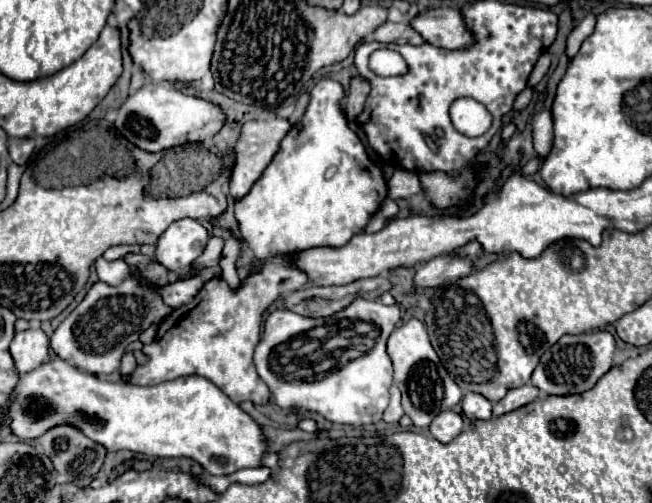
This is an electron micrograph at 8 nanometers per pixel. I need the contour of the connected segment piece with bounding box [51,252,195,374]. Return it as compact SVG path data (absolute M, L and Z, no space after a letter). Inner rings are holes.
M127 252L123 260L129 266L127 278L119 286L109 286L105 282L95 282L85 298L79 302L79 306L59 324L59 328L51 336L51 348L57 356L63 360L73 362L77 368L89 372L89 374L111 374L119 368L123 354L129 350L133 342L139 340L141 332L145 332L153 324L161 324L173 308L167 306L157 292L159 286L167 286L177 280L187 280L195 268L183 268L183 270L169 270L157 258L145 256L141 252ZM139 276L145 280L139 282Z

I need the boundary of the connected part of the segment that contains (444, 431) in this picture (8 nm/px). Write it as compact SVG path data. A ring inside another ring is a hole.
M445 410L439 416L435 416L435 420L429 426L429 432L439 442L451 442L455 436L461 434L461 430L463 430L461 426L463 426L461 414L453 412L453 410Z

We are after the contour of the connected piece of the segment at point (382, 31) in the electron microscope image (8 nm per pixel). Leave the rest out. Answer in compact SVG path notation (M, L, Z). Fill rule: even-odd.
M385 22L381 26L375 28L375 32L371 34L373 40L377 42L395 42L395 44L423 44L421 36L417 36L417 32L413 32L413 28L409 28L409 24L393 24L393 22Z

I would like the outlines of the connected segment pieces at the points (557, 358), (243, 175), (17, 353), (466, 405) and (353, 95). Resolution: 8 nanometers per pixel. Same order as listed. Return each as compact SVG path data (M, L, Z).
M601 330L601 332L583 332L577 336L561 336L539 360L537 368L533 370L531 384L537 386L545 394L577 394L593 388L593 384L609 372L613 366L613 352L615 352L615 338Z
M271 118L271 120L251 120L247 124L243 124L241 128L241 136L233 148L235 152L235 162L233 162L233 170L231 170L231 178L229 178L229 192L235 200L243 198L249 188L255 184L255 180L261 176L261 172L267 168L269 160L273 160L273 156L277 154L277 148L281 144L281 140L285 138L285 134L289 132L291 124L283 118Z
M41 328L17 332L11 342L11 356L21 374L41 366L49 358L49 338Z
M477 392L465 394L465 398L461 400L461 404L463 404L463 414L469 420L489 420L491 418L493 404L485 396L481 396Z
M361 78L361 80L355 84L355 88L349 90L349 96L347 96L347 118L349 118L349 120L355 120L355 118L361 114L367 94L369 94L369 84Z

